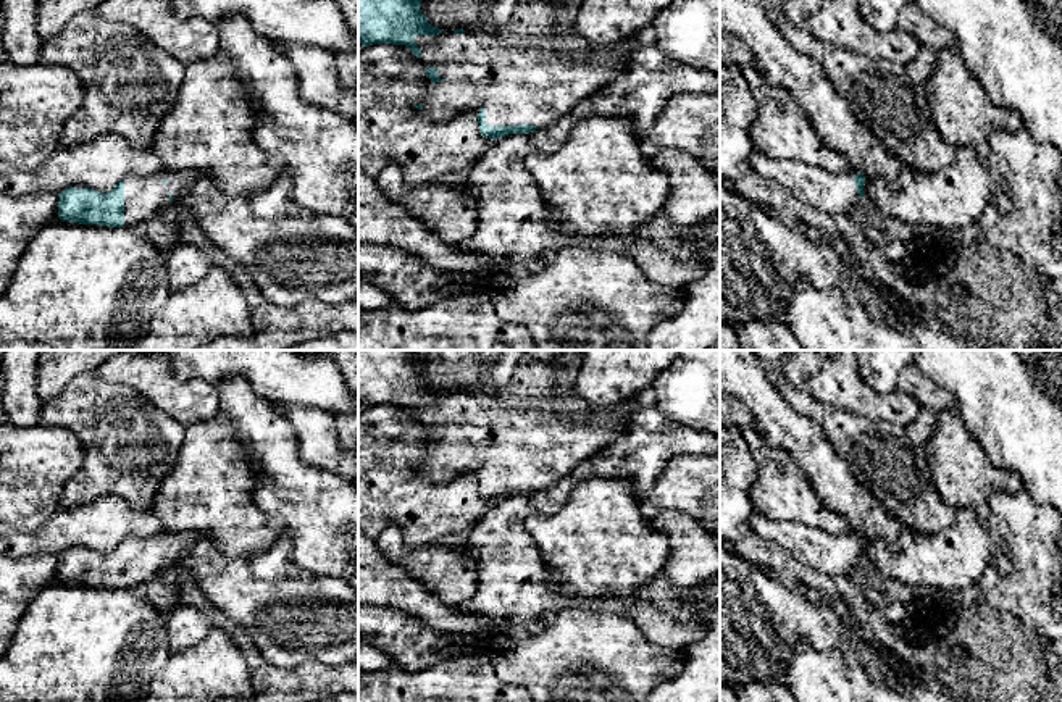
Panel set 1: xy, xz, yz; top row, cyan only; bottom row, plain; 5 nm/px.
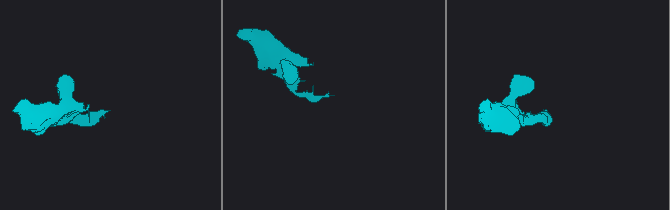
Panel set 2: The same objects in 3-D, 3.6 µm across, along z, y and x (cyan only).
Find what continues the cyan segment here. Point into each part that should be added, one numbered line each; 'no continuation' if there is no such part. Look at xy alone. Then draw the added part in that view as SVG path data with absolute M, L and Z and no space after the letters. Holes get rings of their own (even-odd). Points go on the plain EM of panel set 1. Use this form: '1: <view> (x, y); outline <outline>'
1: xy (144, 557); outline M161 531L150 537L128 537L124 541L124 587L142 589L171 562L179 565L187 550L203 536L197 533Z

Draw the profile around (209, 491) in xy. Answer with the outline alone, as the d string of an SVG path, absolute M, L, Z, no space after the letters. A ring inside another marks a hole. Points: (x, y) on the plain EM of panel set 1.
M218 412L207 421L186 426L176 462L163 478L152 504L169 533L197 533L208 537L226 557L249 557L268 549L286 533L281 516L261 512L252 499L257 476L231 418Z

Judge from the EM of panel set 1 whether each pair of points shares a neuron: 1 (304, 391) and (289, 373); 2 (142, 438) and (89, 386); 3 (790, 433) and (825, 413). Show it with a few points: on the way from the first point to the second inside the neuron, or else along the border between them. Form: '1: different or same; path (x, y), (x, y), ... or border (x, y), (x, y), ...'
1: same; path (302, 386), (294, 378)
2: same; path (129, 426), (102, 399)
3: different; border (781, 397), (811, 418), (836, 449)

